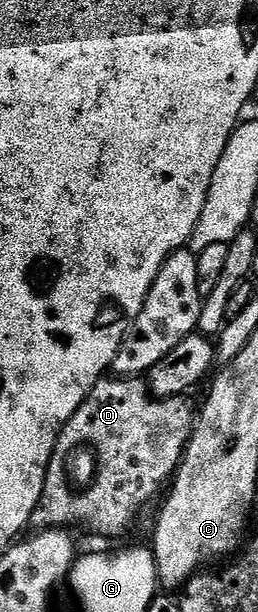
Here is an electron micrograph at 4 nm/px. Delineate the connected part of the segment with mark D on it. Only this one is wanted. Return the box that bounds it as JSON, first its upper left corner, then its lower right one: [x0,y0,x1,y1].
[30,375,198,537]

